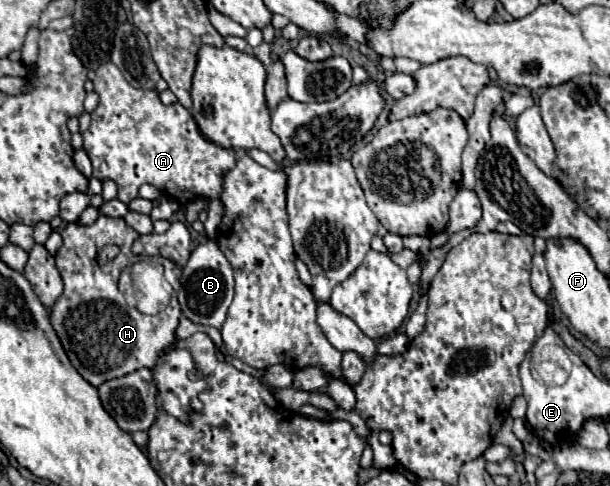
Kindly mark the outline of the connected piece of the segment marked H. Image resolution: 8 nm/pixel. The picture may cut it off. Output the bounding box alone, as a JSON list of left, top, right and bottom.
[51,214,182,388]

